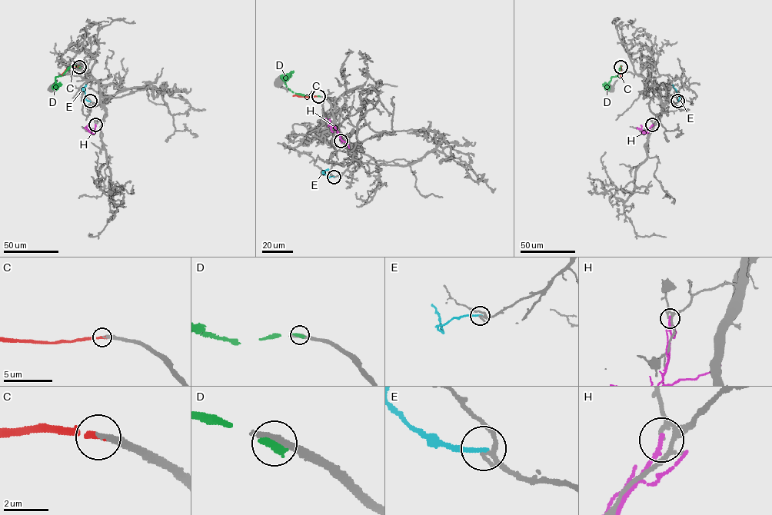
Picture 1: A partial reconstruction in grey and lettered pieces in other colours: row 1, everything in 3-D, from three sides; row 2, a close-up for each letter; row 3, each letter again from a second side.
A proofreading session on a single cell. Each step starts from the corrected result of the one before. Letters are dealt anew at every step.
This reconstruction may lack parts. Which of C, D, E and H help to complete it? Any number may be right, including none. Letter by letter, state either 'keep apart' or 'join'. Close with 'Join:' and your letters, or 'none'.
C: join
D: keep apart
E: keep apart
H: keep apart
Join: C

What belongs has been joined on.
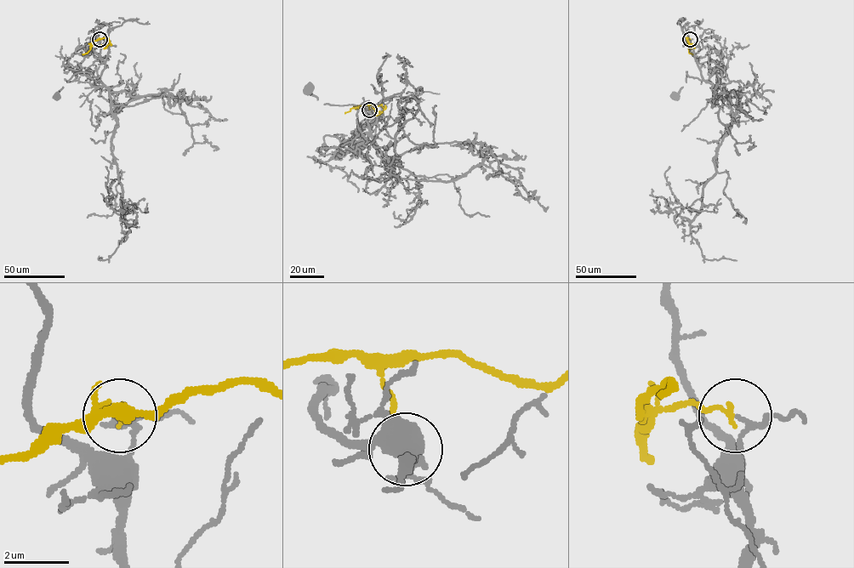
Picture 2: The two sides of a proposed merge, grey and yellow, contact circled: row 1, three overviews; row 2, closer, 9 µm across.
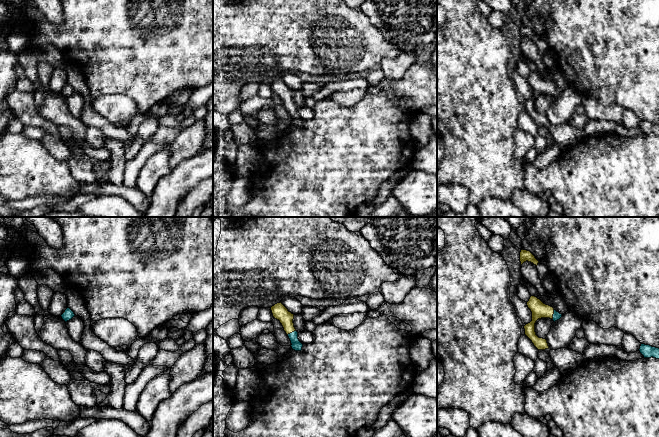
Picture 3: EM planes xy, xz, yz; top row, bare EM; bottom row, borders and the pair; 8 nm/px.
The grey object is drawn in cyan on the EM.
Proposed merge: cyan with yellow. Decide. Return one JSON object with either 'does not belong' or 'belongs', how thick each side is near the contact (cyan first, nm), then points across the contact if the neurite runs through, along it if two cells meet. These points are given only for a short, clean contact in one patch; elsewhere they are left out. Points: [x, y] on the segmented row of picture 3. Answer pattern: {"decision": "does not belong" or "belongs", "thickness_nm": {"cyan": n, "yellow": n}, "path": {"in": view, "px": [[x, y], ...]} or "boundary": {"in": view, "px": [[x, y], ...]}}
{"decision": "belongs", "thickness_nm": {"cyan": 60, "yellow": 130}, "path": {"in": "yz", "px": [[556, 316], [553, 315], [547, 311], [539, 310]]}}

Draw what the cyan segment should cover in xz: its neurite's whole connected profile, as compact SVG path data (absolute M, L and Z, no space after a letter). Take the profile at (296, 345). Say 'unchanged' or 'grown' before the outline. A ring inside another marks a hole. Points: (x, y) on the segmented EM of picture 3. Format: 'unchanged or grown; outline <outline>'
grown; outline M280 302L271 307L273 317L280 321L284 331L291 341L291 347L295 351L301 351L303 344L298 339L298 332L296 331L293 323L294 314Z

